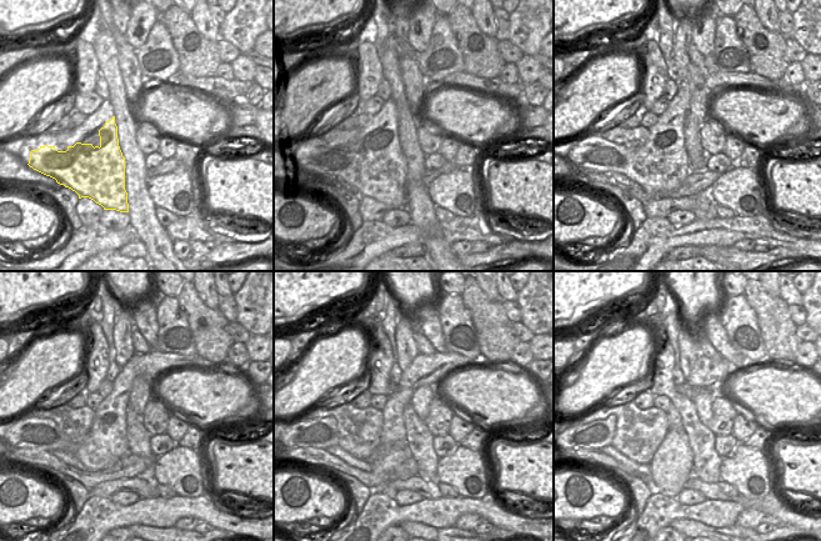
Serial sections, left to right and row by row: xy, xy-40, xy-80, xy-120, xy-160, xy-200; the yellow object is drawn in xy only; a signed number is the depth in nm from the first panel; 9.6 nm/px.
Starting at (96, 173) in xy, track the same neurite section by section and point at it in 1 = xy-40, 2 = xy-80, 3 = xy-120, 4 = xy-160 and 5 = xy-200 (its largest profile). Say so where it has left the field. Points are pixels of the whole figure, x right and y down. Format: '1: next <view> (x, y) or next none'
1: next xy-40 (379, 173)
2: next xy-80 (662, 169)
3: next xy-120 (100, 449)
4: next xy-160 (394, 436)
5: next xy-200 (601, 436)

